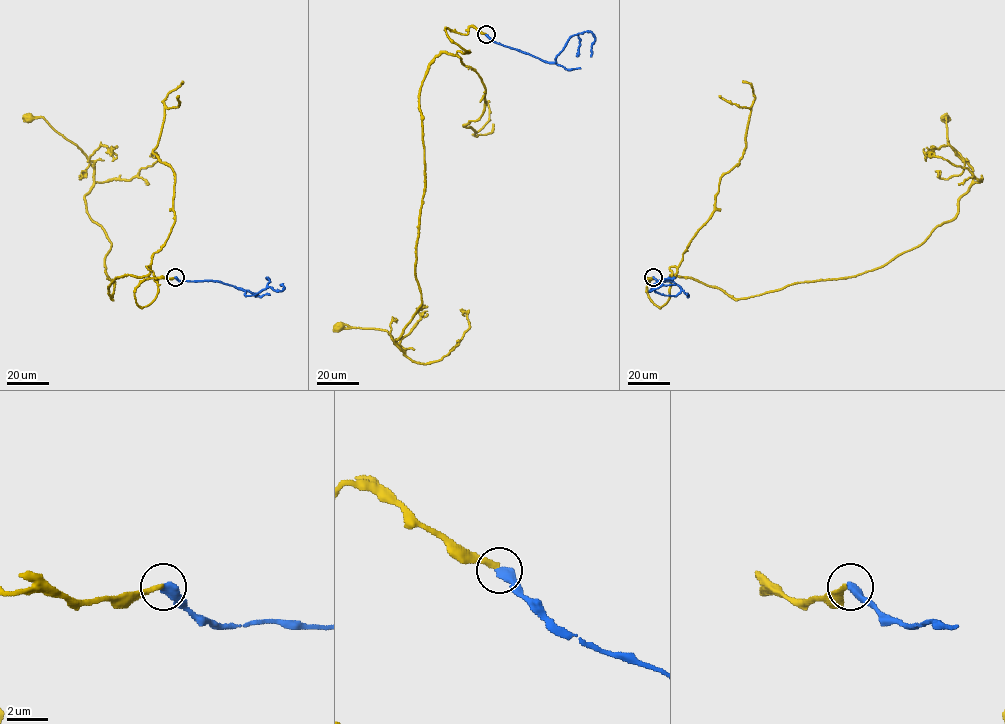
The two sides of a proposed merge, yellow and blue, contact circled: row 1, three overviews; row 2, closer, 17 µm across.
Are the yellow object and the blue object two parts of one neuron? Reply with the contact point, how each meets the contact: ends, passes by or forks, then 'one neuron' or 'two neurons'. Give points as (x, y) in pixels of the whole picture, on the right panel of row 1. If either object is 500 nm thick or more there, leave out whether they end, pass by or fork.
(653, 277) | yellow ends | blue ends | one neuron

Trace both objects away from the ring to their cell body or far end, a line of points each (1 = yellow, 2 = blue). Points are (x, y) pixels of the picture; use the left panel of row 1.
1: (175, 277), (144, 279), (141, 307), (146, 266), (110, 297), (93, 168), (27, 118)
2: (175, 277), (183, 281), (216, 281), (242, 288), (246, 295), (269, 287), (281, 291), (284, 287), (280, 285)

